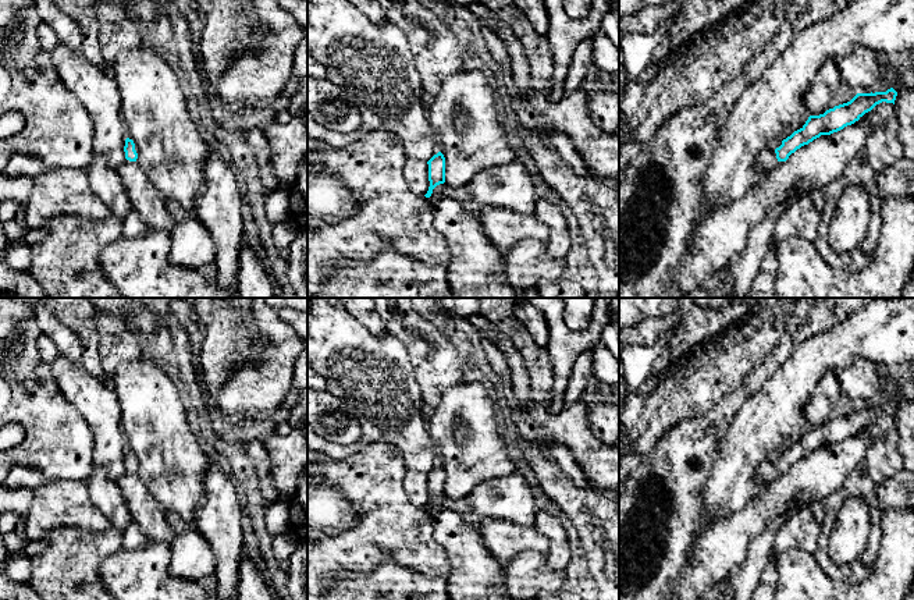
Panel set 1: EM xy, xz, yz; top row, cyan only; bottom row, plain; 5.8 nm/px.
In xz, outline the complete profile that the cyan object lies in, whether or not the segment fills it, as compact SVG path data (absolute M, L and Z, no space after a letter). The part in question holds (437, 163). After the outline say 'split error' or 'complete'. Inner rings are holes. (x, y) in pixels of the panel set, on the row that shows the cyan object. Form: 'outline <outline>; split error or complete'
outline M441 152L434 155L428 161L428 181L430 187L427 194L424 195L426 198L430 198L433 194L433 189L445 182L445 157Z; complete

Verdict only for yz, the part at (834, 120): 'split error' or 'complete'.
split error

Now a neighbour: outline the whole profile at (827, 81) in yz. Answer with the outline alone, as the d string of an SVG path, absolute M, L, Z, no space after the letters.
M826 60L805 93L805 106L810 116L819 116L826 111L826 107L837 92L842 79L843 78L835 61Z

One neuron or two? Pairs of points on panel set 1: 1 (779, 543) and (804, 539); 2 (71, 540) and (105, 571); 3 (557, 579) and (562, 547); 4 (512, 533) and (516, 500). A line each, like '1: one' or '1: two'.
1: one
2: two
3: two
4: two

